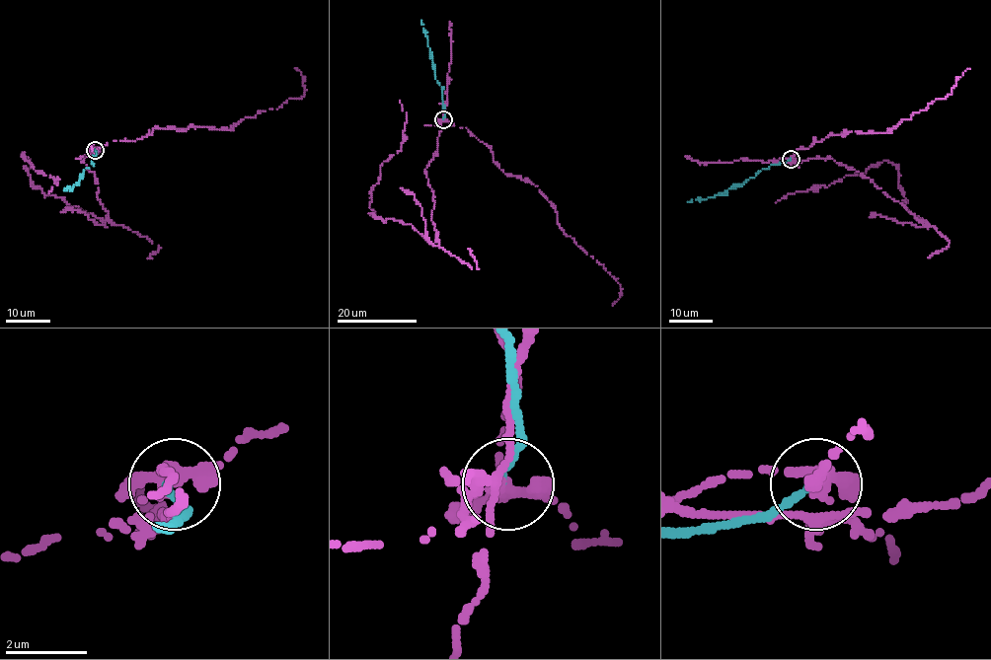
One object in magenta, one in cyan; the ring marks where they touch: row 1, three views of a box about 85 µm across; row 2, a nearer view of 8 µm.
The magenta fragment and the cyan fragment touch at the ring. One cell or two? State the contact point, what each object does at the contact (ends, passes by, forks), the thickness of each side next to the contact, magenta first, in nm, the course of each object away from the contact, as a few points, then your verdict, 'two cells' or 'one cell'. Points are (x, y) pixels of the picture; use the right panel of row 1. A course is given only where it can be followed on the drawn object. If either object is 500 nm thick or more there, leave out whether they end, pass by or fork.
at (791, 159); magenta forks there; cyan ends there; 300 nm thick on the magenta side, 220 nm on the other; magenta runs (791, 159), (829, 158), (869, 178), (928, 225), (906, 209), (897, 168), (886, 160), (863, 174), (776, 201); cyan runs (791, 159), (760, 171), (721, 194), (688, 201); two cells

